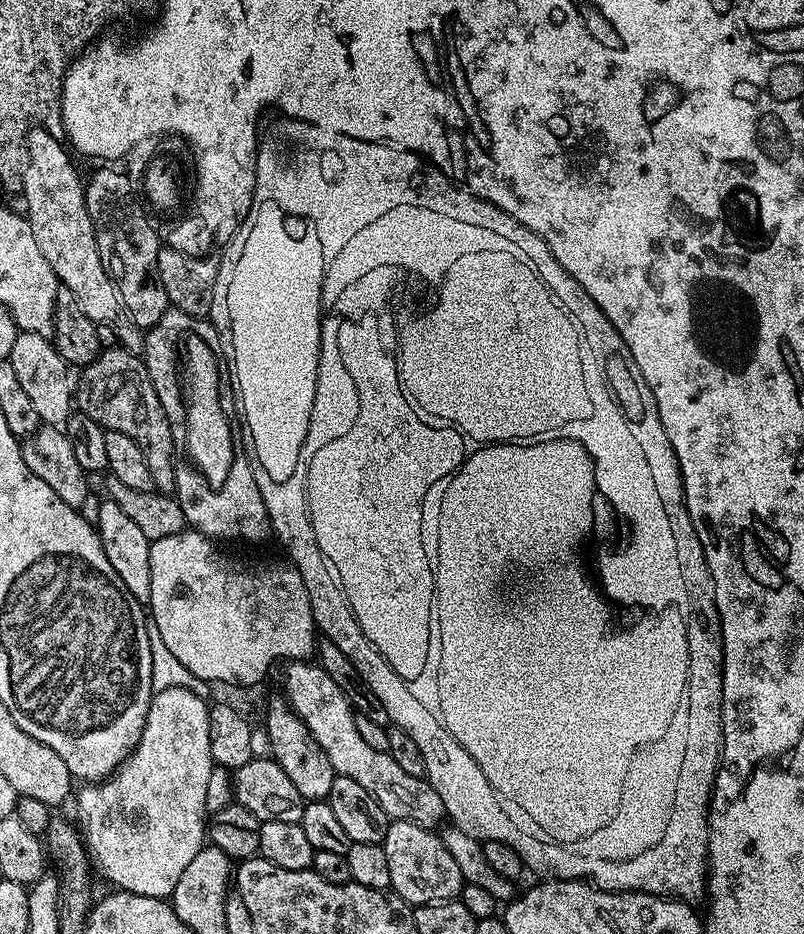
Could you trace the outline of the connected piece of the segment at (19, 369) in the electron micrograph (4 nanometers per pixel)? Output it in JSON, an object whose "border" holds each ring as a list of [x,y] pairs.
{"border":[[[20,332],[10,350],[7,362],[14,368],[15,377],[18,378],[19,385],[26,394],[31,415],[35,419],[37,416],[40,419],[39,423],[44,426],[67,425],[68,418],[74,411],[74,376],[68,373],[71,372],[70,365],[64,361],[62,354],[56,349],[55,343],[42,334]]]}

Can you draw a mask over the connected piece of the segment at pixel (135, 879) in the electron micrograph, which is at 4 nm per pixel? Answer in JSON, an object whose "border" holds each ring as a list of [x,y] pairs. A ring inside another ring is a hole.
{"border":[[[170,688],[157,691],[152,698],[152,705],[148,708],[148,717],[142,730],[142,738],[138,742],[136,751],[120,765],[114,778],[107,782],[97,783],[95,786],[84,786],[80,792],[80,812],[84,815],[84,828],[82,824],[82,838],[90,851],[91,859],[116,883],[115,887],[121,892],[133,892],[139,896],[171,897],[174,886],[182,878],[182,870],[190,866],[194,854],[206,844],[206,781],[210,778],[210,770],[214,767],[210,754],[210,722],[208,721],[209,705],[205,697],[199,696],[186,688]]]}

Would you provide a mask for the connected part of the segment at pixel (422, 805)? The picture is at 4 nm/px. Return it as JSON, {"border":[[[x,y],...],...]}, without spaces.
{"border":[[[292,662],[288,668],[288,692],[286,698],[306,722],[310,734],[318,742],[318,746],[330,758],[330,766],[338,776],[354,778],[359,782],[386,810],[389,821],[409,820],[423,828],[435,829],[436,824],[445,823],[442,798],[425,778],[414,778],[414,774],[406,774],[389,752],[374,750],[362,742],[362,737],[355,729],[354,709],[343,690],[326,674],[326,670],[316,662]]]}

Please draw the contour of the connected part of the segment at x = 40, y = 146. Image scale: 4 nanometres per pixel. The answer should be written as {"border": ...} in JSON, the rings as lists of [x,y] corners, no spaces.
{"border":[[[32,126],[26,137],[22,197],[28,207],[26,219],[38,242],[38,250],[42,250],[46,262],[50,262],[57,281],[66,290],[70,290],[74,298],[78,298],[82,310],[86,310],[86,318],[97,325],[113,325],[119,347],[128,352],[143,353],[144,332],[125,315],[116,283],[108,275],[108,268],[100,257],[94,226],[84,201],[85,181],[82,176],[80,180],[79,170],[72,165],[68,157],[69,149],[63,143],[60,145],[52,136],[55,135],[45,127]]]}

